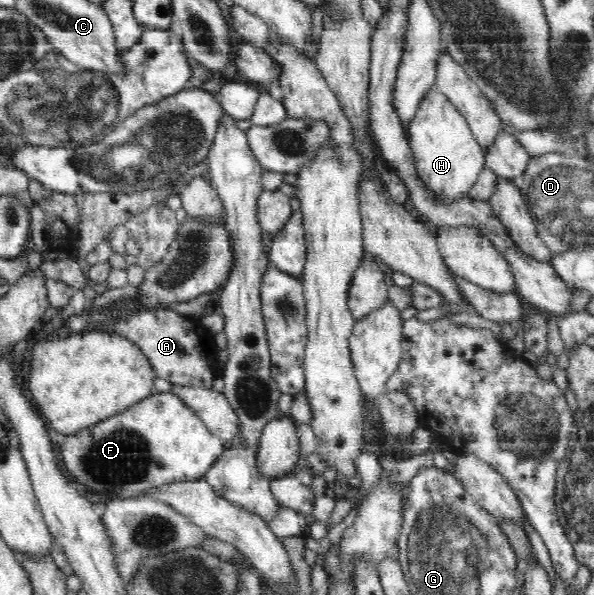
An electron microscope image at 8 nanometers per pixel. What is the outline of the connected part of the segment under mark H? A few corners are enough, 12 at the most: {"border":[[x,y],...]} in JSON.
{"border":[[434,88],[407,128],[418,178],[439,200],[468,197],[485,153]]}

